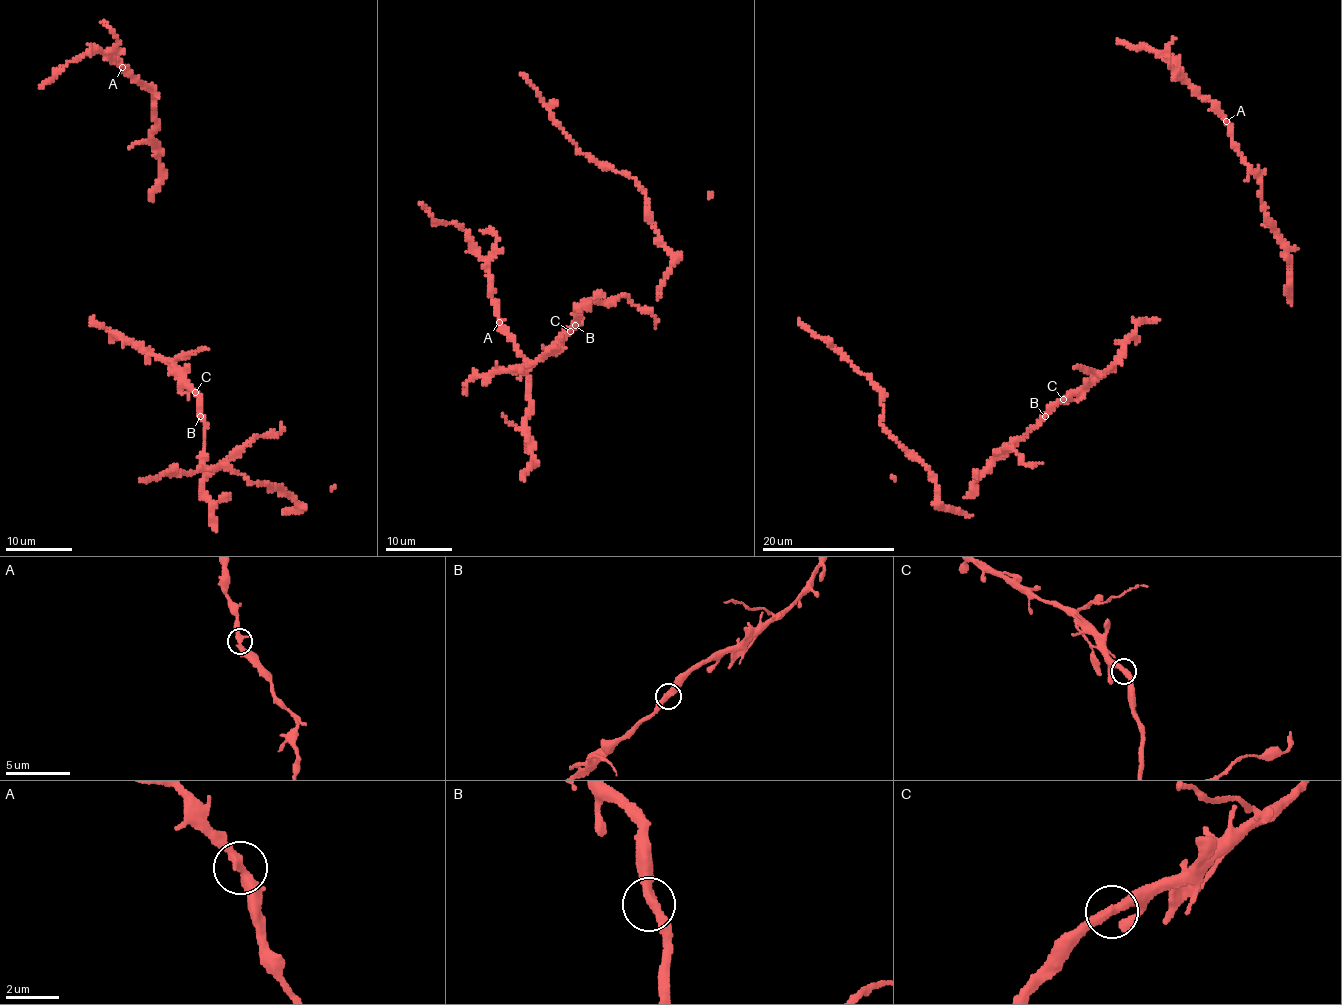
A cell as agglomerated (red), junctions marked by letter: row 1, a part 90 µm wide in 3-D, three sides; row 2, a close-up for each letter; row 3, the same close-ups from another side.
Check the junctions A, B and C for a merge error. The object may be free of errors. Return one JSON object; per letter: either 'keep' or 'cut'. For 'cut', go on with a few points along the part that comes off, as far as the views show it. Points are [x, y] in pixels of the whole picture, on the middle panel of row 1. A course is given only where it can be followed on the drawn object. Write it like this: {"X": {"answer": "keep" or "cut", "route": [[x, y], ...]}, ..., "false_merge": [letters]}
{"A": {"answer": "keep"}, "B": {"answer": "keep"}, "C": {"answer": "cut", "route": [[570, 332], [558, 347], [534, 362], [472, 377], [466, 383], [466, 395]]}, "false_merge": ["C"]}

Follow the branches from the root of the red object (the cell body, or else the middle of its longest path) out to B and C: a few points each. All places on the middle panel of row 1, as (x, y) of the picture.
B: (504, 371), (530, 364), (555, 346), (575, 325)
C: (504, 371), (530, 364), (570, 332)

